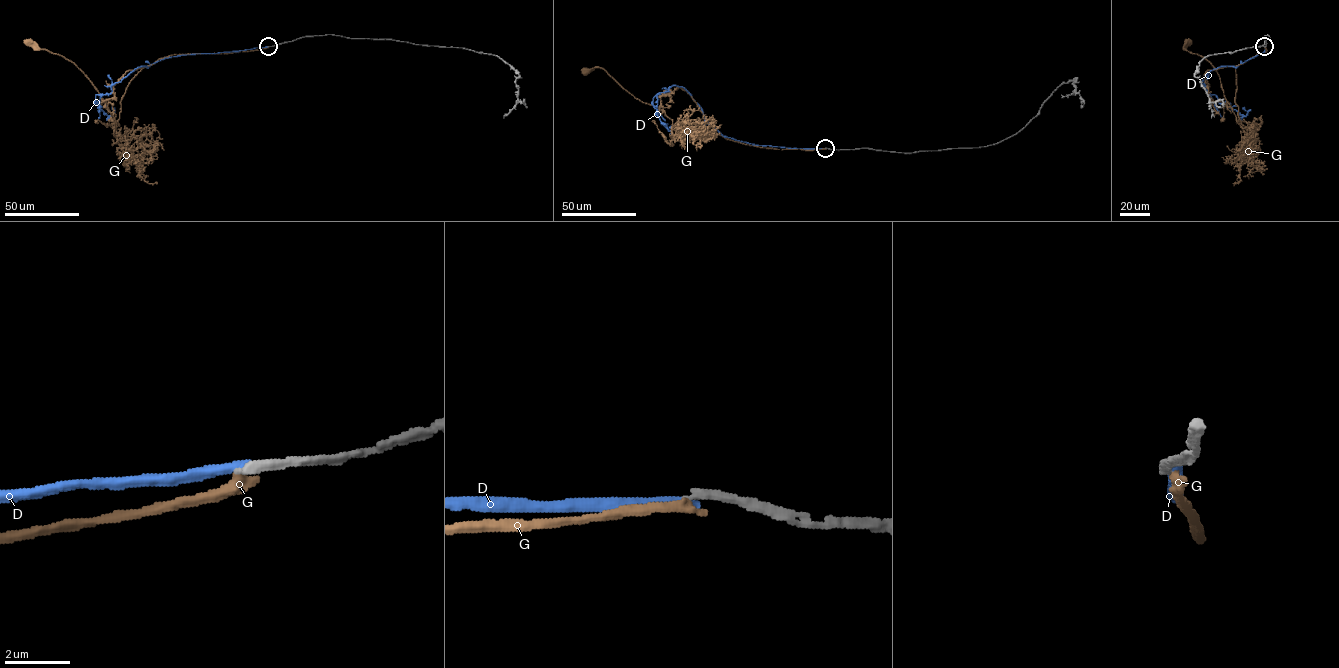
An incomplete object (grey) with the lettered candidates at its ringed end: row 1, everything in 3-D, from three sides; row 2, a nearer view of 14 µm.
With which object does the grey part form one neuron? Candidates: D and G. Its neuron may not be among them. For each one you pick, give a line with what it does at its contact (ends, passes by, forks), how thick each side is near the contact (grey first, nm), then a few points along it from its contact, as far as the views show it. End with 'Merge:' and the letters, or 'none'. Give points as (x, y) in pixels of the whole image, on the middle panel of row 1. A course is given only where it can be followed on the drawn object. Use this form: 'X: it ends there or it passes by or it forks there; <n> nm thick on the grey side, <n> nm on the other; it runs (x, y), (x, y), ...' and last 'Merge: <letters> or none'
Merge: none

